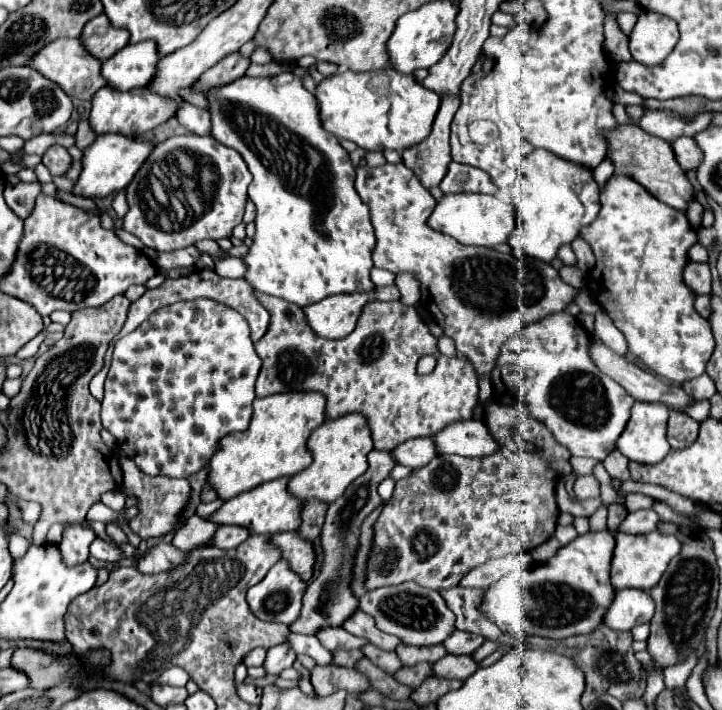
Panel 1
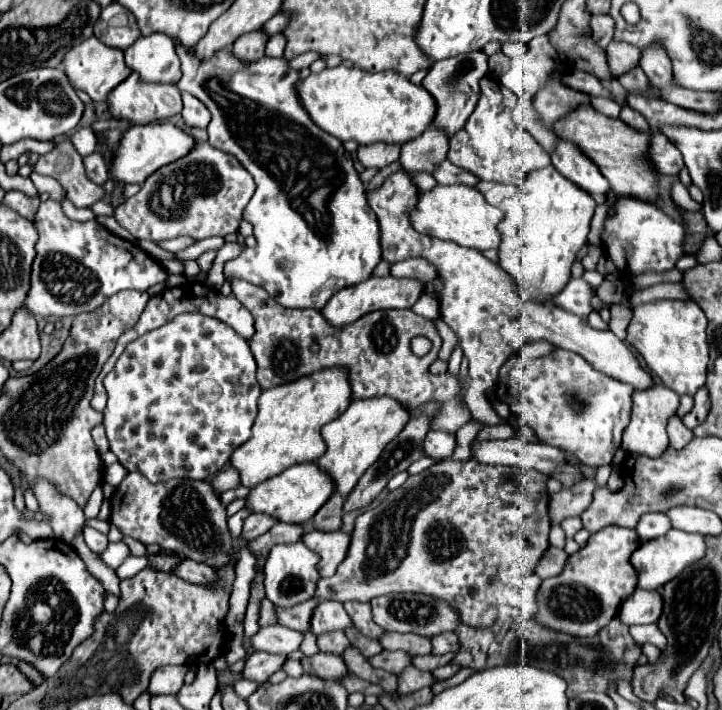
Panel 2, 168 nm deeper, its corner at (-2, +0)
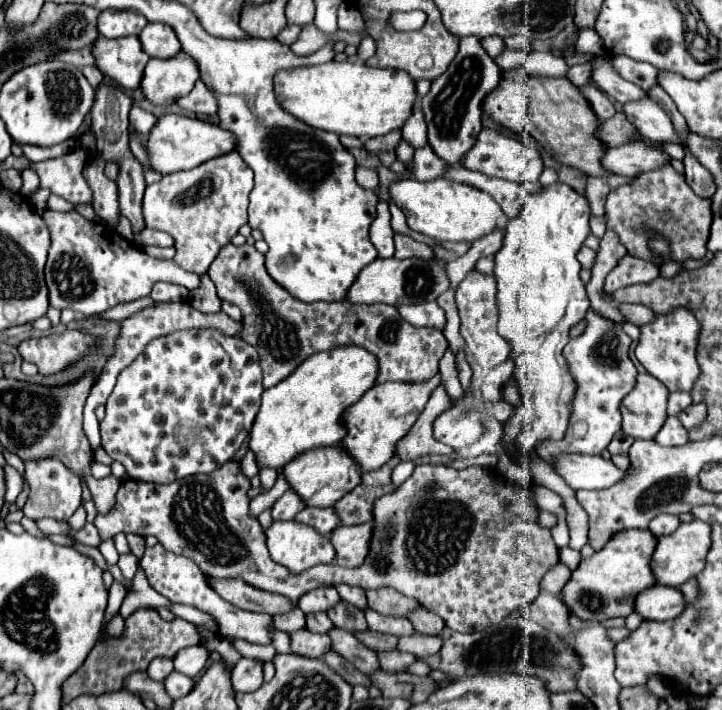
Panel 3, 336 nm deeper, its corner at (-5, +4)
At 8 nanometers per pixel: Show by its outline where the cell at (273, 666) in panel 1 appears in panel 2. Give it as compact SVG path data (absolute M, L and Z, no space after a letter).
M251 653L247 659L245 659L245 667L241 671L241 675L249 681L255 681L255 683L265 683L269 679L271 673L279 671L283 661L287 657L285 655L265 655L265 653Z

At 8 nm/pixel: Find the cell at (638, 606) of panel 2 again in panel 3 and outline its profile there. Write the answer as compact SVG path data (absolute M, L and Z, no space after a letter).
M658 583L636 597L636 613L640 613L644 619L674 619L684 611L684 607L684 597L676 587L666 587Z

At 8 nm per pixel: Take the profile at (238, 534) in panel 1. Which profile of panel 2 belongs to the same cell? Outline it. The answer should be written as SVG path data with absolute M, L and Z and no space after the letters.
M253 513L245 519L245 525L243 525L243 537L253 541L257 537L261 537L263 533L267 533L279 519L273 517L273 515L267 515L267 513Z

